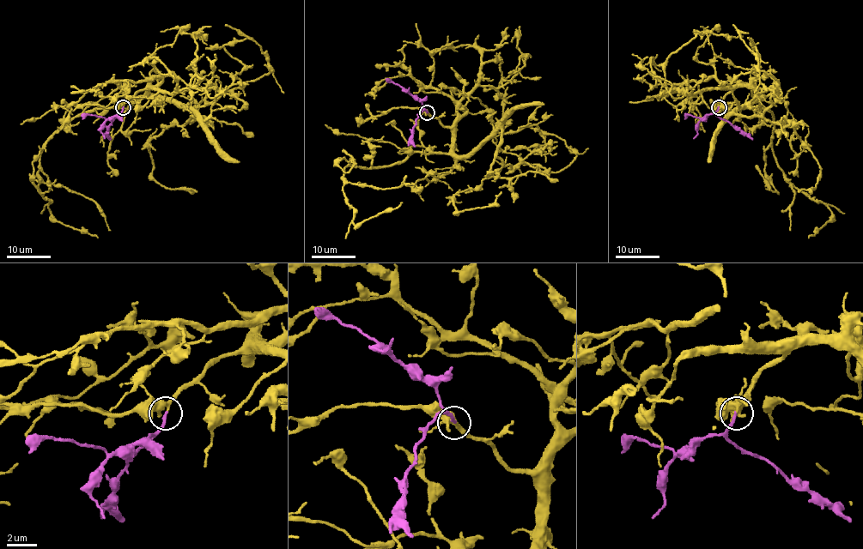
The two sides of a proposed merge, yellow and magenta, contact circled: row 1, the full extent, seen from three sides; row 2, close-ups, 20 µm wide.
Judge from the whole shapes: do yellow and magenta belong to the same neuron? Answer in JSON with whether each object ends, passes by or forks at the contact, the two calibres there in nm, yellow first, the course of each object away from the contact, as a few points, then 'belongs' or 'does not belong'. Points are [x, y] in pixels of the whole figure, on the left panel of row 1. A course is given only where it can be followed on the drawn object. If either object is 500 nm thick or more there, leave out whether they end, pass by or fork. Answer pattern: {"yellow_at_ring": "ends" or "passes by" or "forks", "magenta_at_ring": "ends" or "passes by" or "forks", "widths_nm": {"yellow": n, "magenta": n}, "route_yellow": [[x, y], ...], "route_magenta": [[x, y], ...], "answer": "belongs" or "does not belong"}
{"yellow_at_ring": "forks", "magenta_at_ring": "ends", "widths_nm": {"yellow": 240, "magenta": 200}, "route_yellow": [[123, 106], [148, 87], [117, 106], [69, 118], [39, 157], [39, 188], [51, 214], [59, 223], [98, 238]], "route_magenta": [[123, 106], [118, 114], [106, 118], [94, 114], [82, 117]], "answer": "belongs"}

